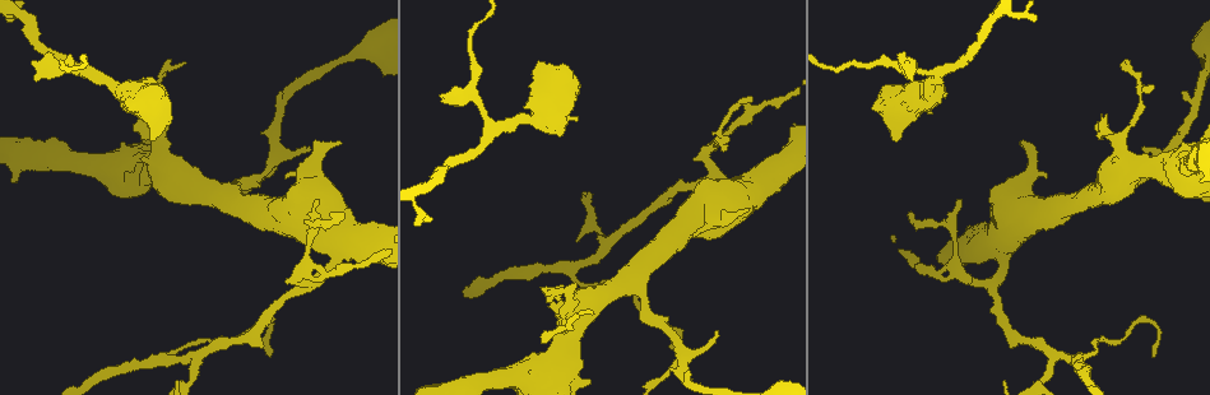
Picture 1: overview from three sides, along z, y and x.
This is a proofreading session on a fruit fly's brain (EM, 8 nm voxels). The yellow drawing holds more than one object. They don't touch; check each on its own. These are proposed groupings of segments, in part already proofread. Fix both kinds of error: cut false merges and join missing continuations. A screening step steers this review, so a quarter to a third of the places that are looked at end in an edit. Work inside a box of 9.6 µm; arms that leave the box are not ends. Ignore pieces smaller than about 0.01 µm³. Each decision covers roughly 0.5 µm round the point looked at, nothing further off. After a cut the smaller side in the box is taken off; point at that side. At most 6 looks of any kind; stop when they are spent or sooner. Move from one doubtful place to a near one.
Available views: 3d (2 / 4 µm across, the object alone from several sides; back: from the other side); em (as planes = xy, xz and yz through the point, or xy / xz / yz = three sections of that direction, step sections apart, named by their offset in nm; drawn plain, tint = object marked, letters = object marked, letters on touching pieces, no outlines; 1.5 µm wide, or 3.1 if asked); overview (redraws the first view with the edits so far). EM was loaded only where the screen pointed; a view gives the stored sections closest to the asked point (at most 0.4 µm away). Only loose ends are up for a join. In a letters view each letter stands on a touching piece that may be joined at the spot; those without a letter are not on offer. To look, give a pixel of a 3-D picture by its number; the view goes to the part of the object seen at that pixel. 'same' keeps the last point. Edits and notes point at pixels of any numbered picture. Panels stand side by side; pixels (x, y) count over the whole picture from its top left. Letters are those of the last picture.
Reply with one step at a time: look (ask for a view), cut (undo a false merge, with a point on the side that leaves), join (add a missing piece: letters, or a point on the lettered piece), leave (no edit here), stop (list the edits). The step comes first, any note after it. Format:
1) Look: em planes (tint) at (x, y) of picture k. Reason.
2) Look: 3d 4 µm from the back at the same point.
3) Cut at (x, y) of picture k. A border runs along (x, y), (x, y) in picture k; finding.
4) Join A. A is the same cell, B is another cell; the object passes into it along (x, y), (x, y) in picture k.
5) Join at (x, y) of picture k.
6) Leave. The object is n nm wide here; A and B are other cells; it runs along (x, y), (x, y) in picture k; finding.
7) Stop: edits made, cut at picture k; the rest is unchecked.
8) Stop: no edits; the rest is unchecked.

Look: 3d 4 µm at (751, 98) of picture 1. Thin end.

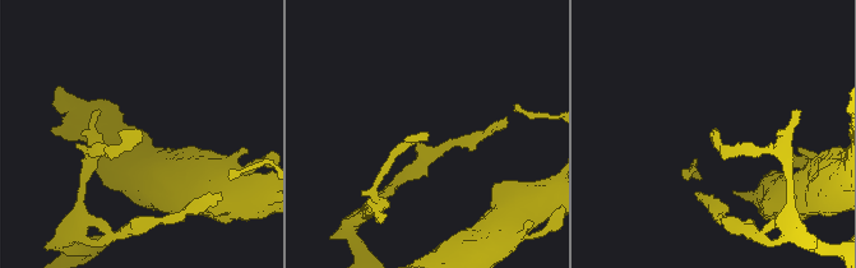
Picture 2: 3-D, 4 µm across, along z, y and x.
Look: em planes (letters) at (140, 132) of picture 2. Shape alone is not enough.

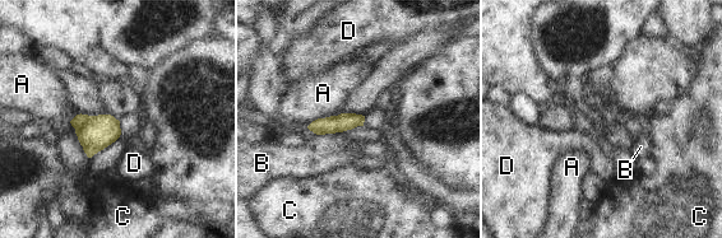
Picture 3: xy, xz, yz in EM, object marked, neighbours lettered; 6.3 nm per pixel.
Leave. A, B, C and D are other cells; it runs along (361, 118), (313, 127) in picture 3; no lettered piece goes on from it.

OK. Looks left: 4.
Look: 3d 2 µm at (318, 154) of picture 1. Calibre changes.

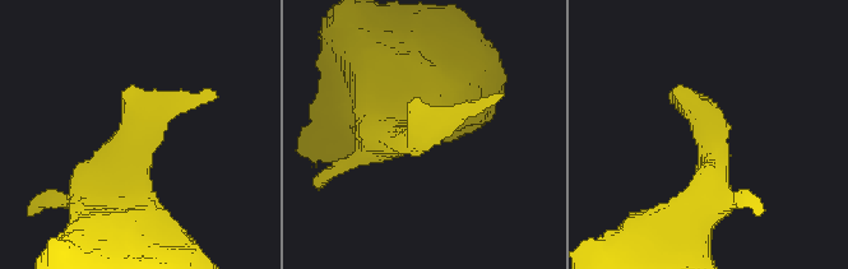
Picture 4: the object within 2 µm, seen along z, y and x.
Look: em planes (letters) at (417, 137) of picture 4.

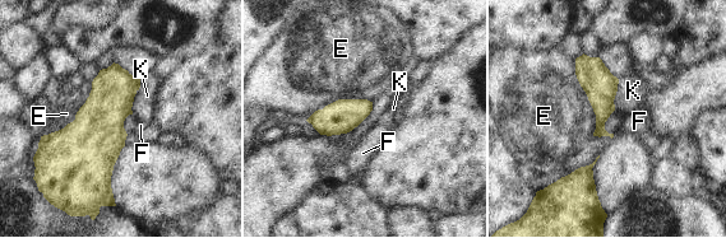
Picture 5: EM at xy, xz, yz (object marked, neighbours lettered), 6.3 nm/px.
Leave. The object is 120 nm wide here; E, F and K are other cells; a border runs along (574, 60), (595, 115), (593, 135) in picture 5; all the same neuron.

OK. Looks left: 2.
Stop: no edits; the rest is unchecked.

